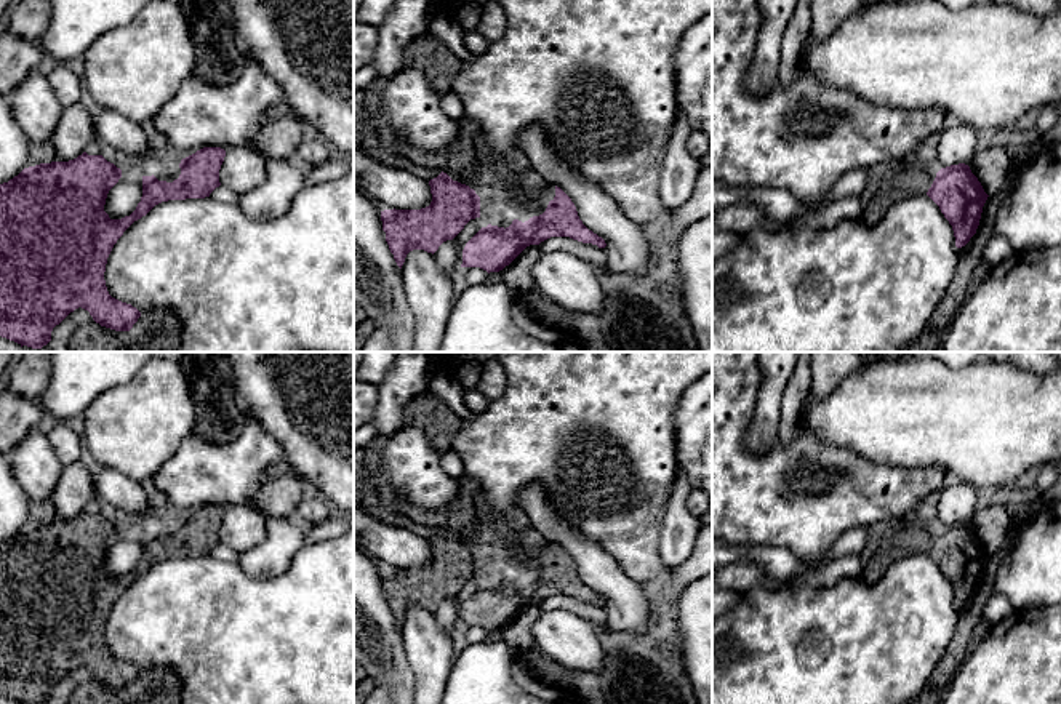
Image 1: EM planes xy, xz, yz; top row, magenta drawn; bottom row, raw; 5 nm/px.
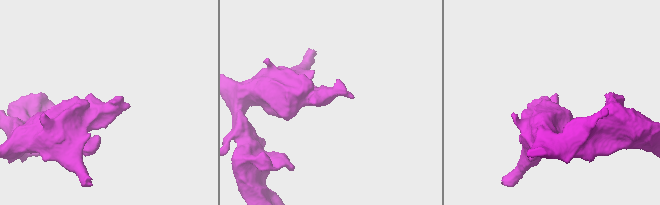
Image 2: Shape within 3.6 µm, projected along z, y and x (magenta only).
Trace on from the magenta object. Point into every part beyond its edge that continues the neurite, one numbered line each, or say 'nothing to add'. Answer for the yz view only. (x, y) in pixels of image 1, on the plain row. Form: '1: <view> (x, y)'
1: yz (884, 546)

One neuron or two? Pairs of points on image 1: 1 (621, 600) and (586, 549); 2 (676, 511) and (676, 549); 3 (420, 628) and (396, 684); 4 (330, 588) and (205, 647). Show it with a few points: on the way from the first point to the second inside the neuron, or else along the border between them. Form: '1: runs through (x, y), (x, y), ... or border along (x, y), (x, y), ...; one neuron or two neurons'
1: runs through (616, 588), (592, 562); one neuron
2: runs through (676, 520), (676, 540); one neuron
3: border along (400, 628), (404, 652), (415, 687); two neurons
4: runs through (300, 618), (271, 647), (236, 647); one neuron

